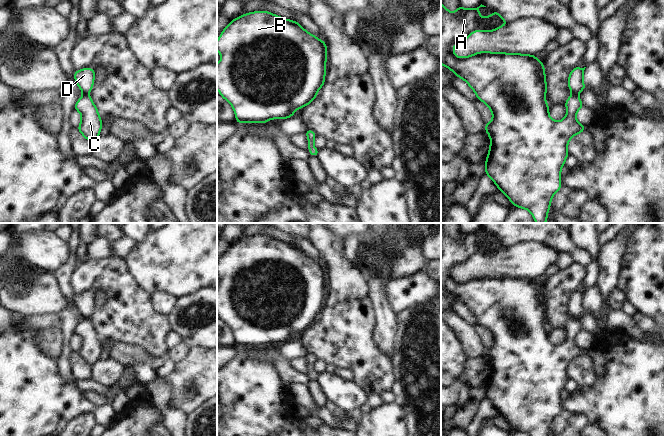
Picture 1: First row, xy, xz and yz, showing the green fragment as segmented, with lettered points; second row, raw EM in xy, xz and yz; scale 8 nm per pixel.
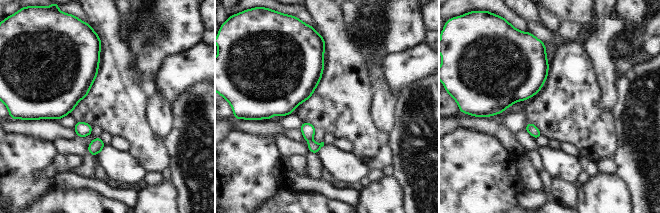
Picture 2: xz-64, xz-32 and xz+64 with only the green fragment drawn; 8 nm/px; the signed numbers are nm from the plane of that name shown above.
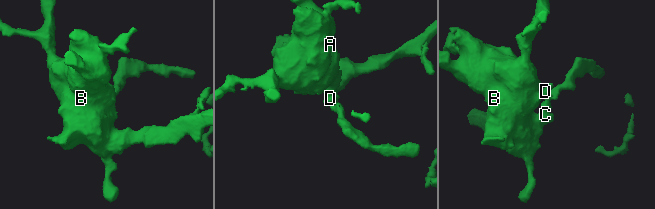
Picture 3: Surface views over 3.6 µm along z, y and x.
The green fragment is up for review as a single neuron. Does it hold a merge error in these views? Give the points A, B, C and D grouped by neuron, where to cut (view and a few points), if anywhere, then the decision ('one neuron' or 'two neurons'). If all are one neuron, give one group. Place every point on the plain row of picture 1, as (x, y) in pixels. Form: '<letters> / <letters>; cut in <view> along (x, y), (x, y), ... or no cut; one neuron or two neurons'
A B C D; no cut; one neuron

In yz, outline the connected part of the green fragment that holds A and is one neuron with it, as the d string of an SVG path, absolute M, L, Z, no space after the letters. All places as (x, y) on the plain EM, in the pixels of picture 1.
M444 225L441 227L441 288L443 288L446 292L451 293L456 301L461 301L467 308L474 314L478 324L486 327L489 331L489 334L493 338L493 343L490 347L485 347L485 356L489 358L489 362L491 363L491 368L489 371L489 378L486 381L486 388L485 388L485 398L488 399L493 406L498 410L499 415L504 417L508 423L513 427L514 431L519 431L522 433L528 433L530 436L548 436L551 430L551 423L553 419L559 415L562 410L560 408L561 402L561 391L565 388L566 382L569 379L567 375L567 369L570 363L587 353L587 351L579 348L576 344L576 337L579 333L584 331L583 327L580 325L578 320L579 316L584 313L588 313L583 307L583 296L586 291L580 292L575 291L571 294L568 303L568 311L570 315L573 316L572 320L569 320L565 326L565 330L567 333L567 338L562 345L553 345L549 340L548 329L549 327L544 324L544 320L547 317L547 310L546 310L546 300L544 297L544 285L541 287L535 279L523 279L519 277L500 277L500 276L488 276L488 275L481 275L477 276L473 279L467 281L457 281L453 276L453 271L459 268L461 265L468 263L473 256L476 255L486 255L492 256L495 255L503 250L506 250L508 246L497 236L494 235L488 242L482 242L479 238L479 232L486 231L484 229L480 229L474 233L464 233L459 228L457 231L457 236L452 237L444 231Z

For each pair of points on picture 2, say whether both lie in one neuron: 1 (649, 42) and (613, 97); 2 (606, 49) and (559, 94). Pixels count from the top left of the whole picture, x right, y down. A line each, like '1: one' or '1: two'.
1: two
2: two

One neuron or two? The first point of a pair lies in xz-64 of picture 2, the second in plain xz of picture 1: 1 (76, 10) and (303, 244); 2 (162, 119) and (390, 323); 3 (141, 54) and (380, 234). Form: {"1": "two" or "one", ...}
{"1": "one", "2": "one", "3": "two"}

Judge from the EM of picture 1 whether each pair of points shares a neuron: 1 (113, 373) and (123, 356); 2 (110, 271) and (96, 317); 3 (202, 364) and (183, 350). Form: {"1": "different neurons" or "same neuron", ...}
{"1": "different neurons", "2": "same neuron", "3": "different neurons"}

